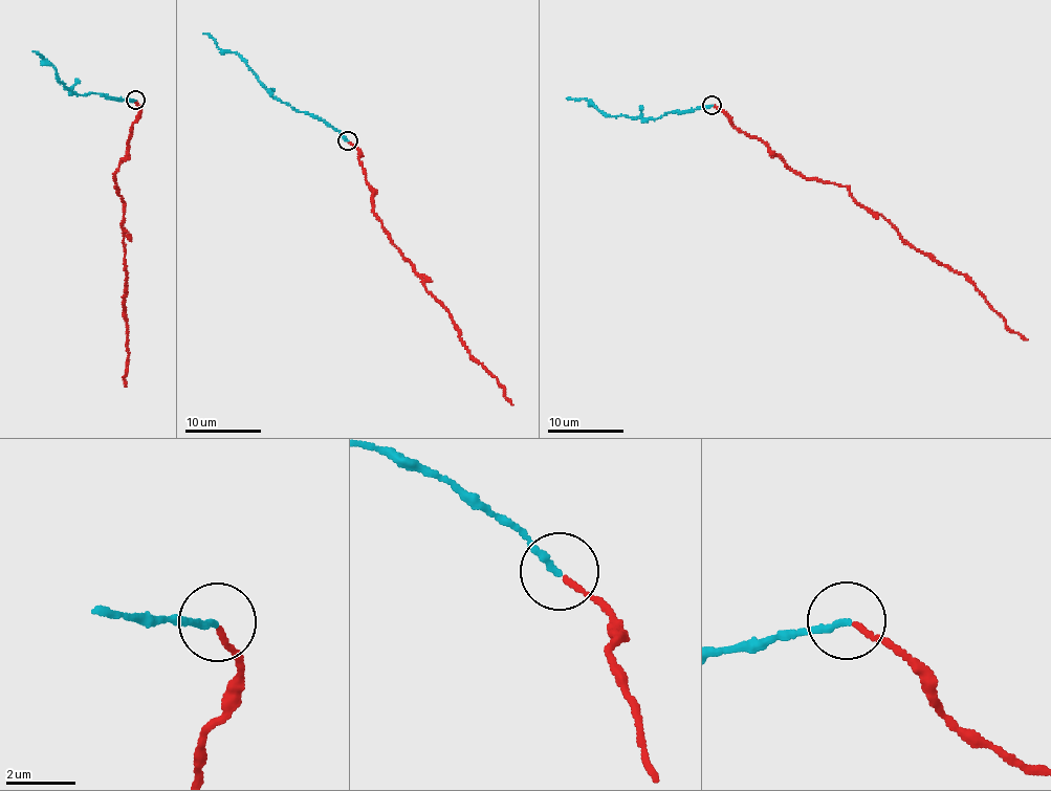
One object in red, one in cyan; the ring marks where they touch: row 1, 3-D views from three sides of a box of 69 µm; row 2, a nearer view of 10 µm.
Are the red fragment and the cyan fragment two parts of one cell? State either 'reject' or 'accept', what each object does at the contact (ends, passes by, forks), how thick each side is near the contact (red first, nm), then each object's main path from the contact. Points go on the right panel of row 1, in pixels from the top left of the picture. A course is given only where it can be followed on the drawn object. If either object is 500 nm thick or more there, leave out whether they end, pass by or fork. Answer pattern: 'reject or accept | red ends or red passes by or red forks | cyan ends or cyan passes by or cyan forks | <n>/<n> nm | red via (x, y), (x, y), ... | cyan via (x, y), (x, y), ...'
reject | red ends | cyan ends | 150/190 nm | red via (713, 105), (806, 178), (848, 188), (857, 203), (877, 212), (917, 249), (960, 272), (1007, 327), (1028, 339) | cyan via (713, 105), (670, 112), (653, 118), (606, 114), (584, 99), (566, 97)

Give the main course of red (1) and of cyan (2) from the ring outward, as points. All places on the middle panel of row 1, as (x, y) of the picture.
1: (348, 140), (357, 149), (374, 215), (390, 242), (450, 314), (467, 352), (497, 378), (506, 399), (513, 404)
2: (348, 140), (322, 119), (278, 100), (246, 60), (218, 47), (203, 34)

